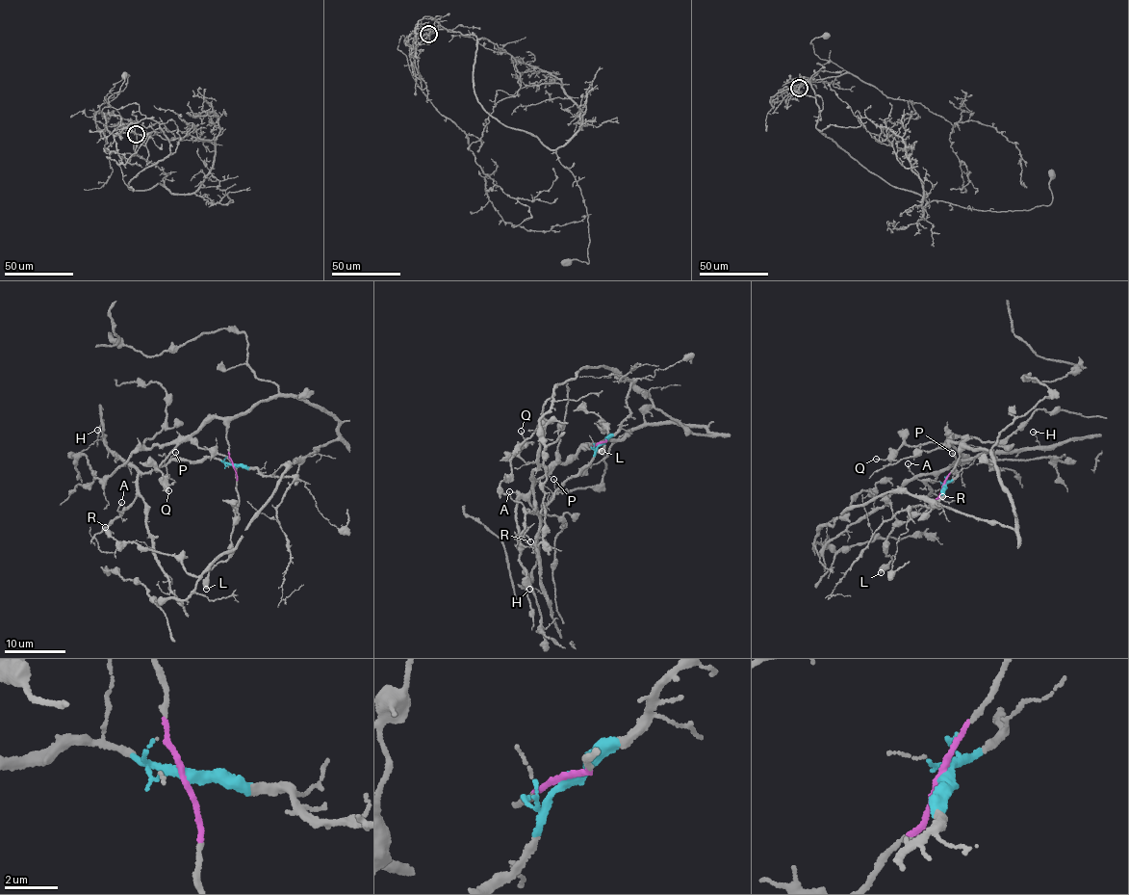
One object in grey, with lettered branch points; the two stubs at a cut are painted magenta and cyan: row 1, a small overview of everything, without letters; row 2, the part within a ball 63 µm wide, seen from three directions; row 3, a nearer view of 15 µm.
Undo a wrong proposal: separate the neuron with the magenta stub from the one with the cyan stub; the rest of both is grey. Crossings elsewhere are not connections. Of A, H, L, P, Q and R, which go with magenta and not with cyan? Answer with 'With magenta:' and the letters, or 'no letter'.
With magenta: L, Q

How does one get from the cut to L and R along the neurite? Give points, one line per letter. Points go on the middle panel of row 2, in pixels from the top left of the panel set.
L: (600, 442), (605, 442), (609, 434), (602, 422), (608, 430), (604, 453), (602, 451)
R: (600, 442), (595, 456), (557, 487), (551, 499), (538, 513), (536, 508), (526, 512), (525, 531), (530, 541)

